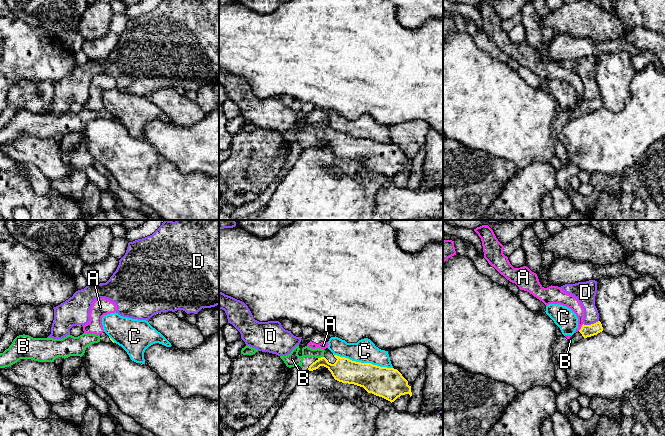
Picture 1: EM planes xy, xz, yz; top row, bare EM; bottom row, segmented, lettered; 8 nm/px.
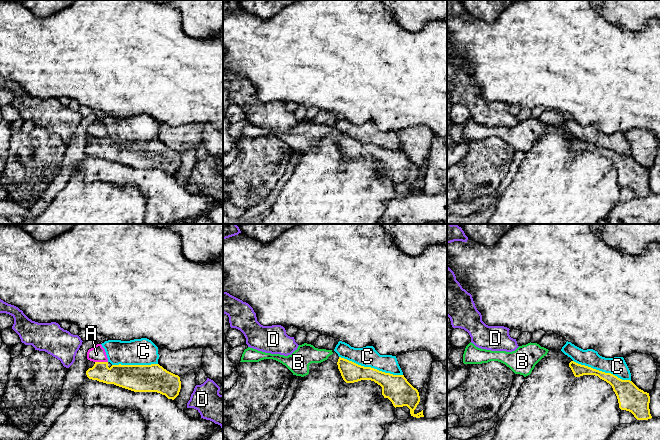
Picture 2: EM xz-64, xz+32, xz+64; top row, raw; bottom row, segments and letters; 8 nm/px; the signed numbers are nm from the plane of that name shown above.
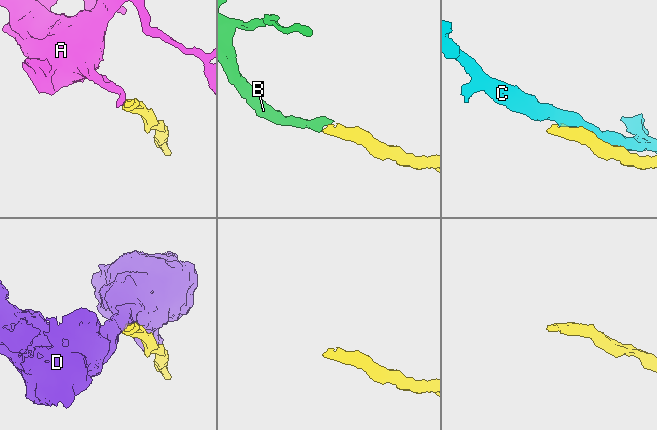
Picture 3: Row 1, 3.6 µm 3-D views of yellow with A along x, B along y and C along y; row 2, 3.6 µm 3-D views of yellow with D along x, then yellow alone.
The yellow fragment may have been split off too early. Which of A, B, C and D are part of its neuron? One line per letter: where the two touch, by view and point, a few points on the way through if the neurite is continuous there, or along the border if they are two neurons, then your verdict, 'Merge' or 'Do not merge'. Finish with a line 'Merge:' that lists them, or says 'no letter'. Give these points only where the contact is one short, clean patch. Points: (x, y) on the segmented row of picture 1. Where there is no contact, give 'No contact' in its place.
A: Touches yellow at yz (581, 327). Boundary: yz (583, 324), (578, 330). Do not merge
B: Touches yellow at xz (321, 357). Path across: xz (344, 370), (332, 368), (321, 357), (305, 353), (292, 359). Merge
C: Touches yellow at xz (363, 363). Do not merge
D: Touches yellow at yz (591, 324). Do not merge
Merge: B

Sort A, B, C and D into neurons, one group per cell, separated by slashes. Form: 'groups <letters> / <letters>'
groups A / B / C / D

